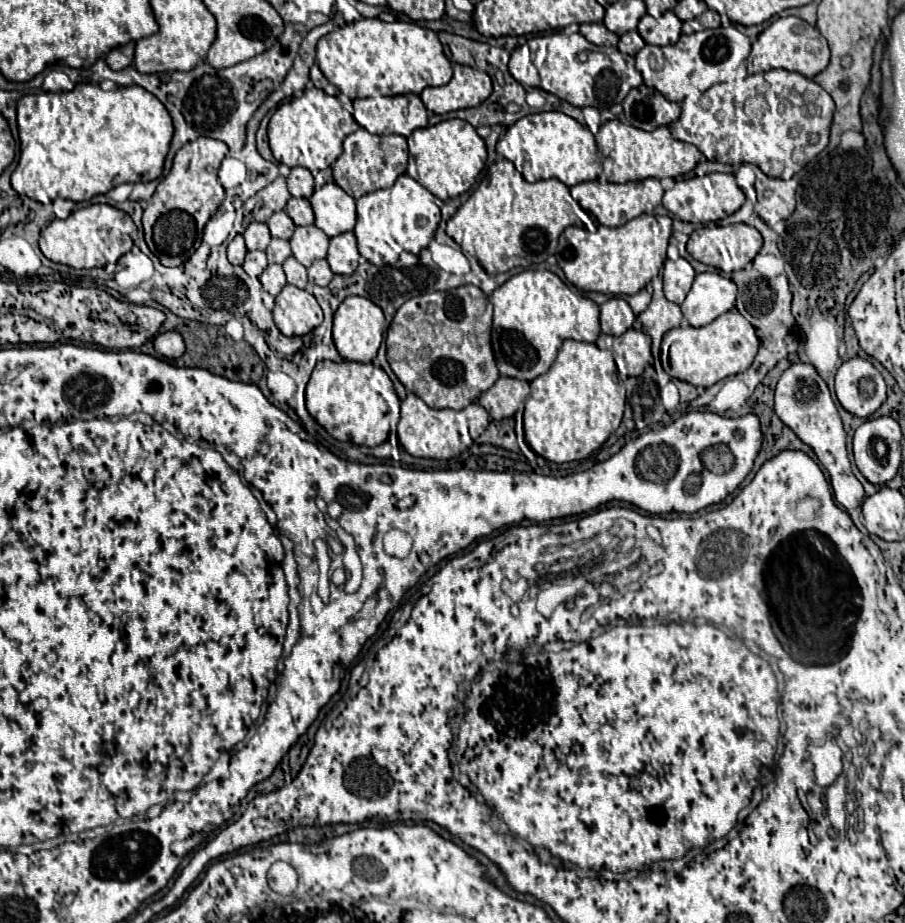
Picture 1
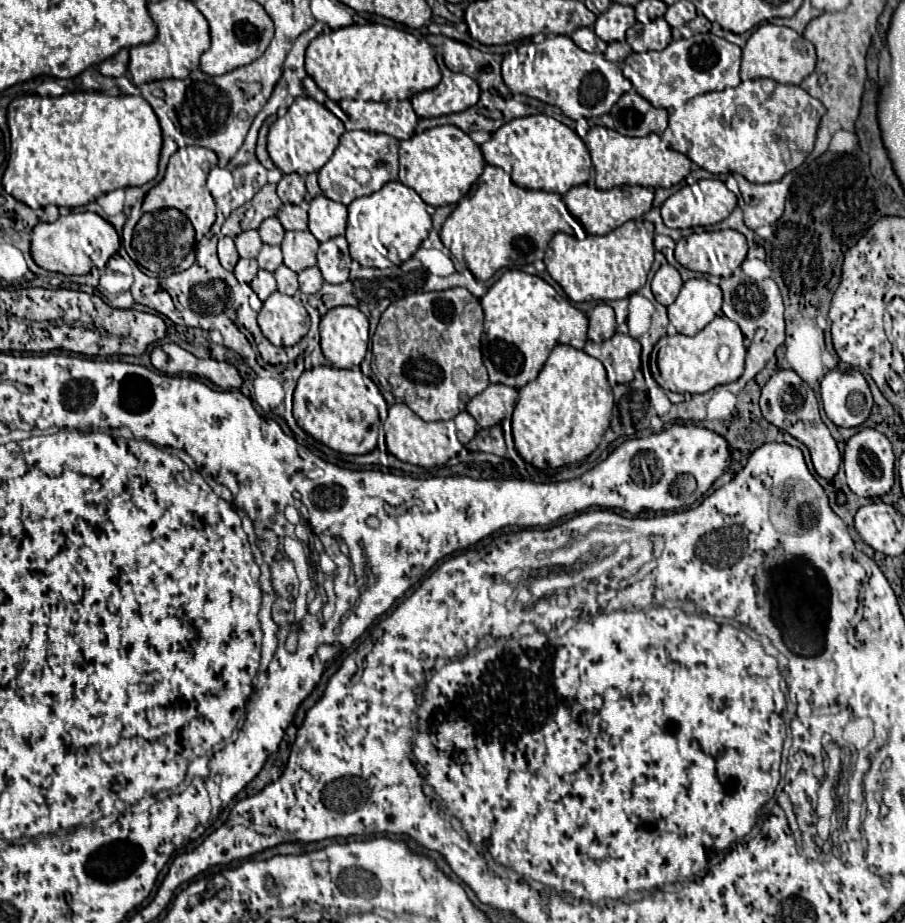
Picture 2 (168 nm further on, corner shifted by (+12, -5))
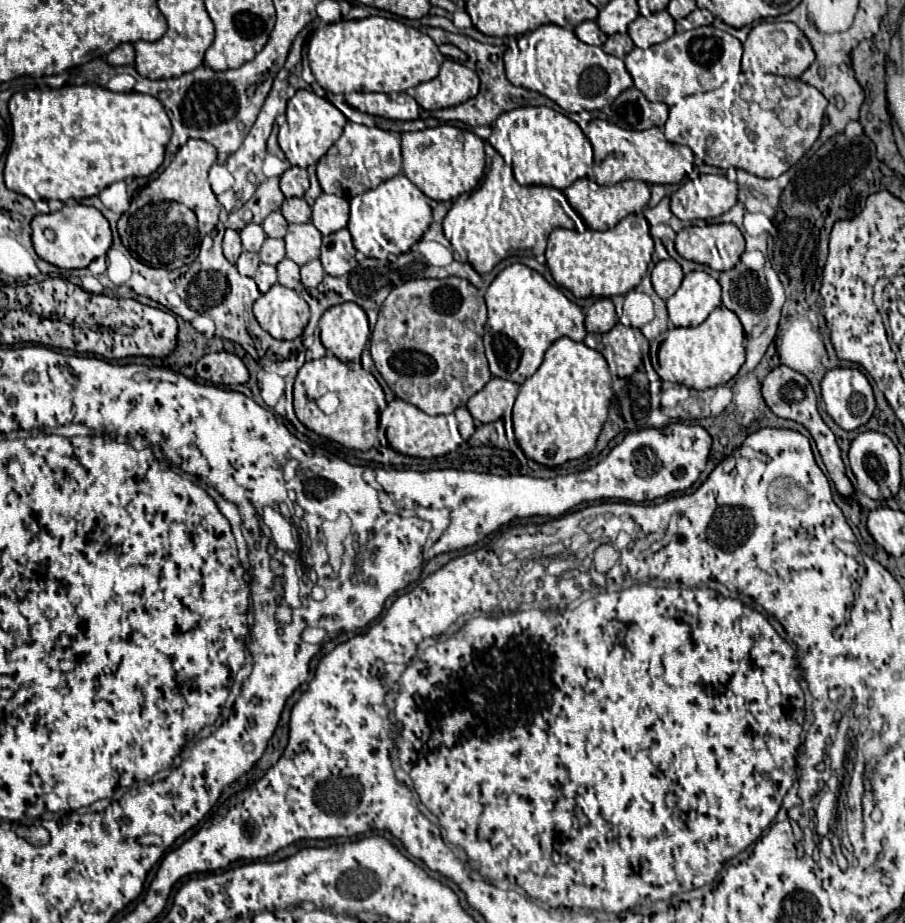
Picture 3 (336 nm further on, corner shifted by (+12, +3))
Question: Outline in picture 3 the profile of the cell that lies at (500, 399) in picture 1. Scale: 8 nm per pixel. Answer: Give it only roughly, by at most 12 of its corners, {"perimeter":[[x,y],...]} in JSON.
{"perimeter":[[491,378],[467,402],[471,416],[483,424],[512,410],[519,386]]}

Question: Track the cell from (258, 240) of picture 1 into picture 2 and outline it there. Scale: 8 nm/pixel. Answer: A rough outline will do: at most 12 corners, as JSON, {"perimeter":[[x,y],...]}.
{"perimeter":[[257,230],[235,238],[241,258],[255,258],[263,246]]}

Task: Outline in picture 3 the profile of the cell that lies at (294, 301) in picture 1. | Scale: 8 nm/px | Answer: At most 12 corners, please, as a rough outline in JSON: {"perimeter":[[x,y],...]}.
{"perimeter":[[275,284],[253,304],[261,328],[277,340],[301,336],[307,302]]}

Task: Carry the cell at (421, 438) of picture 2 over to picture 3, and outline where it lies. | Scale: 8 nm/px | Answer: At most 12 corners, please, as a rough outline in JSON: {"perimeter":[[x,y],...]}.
{"perimeter":[[395,398],[381,414],[388,445],[435,458],[467,442],[457,409],[429,416]]}

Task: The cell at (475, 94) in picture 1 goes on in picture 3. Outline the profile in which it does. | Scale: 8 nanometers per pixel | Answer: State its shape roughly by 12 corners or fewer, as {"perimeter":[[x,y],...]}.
{"perimeter":[[445,60],[437,78],[415,88],[425,110],[477,96],[479,76]]}

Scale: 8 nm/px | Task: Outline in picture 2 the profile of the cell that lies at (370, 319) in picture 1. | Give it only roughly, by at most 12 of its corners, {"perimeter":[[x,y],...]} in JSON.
{"perimeter":[[339,306],[319,324],[320,346],[335,368],[359,366],[369,320]]}

